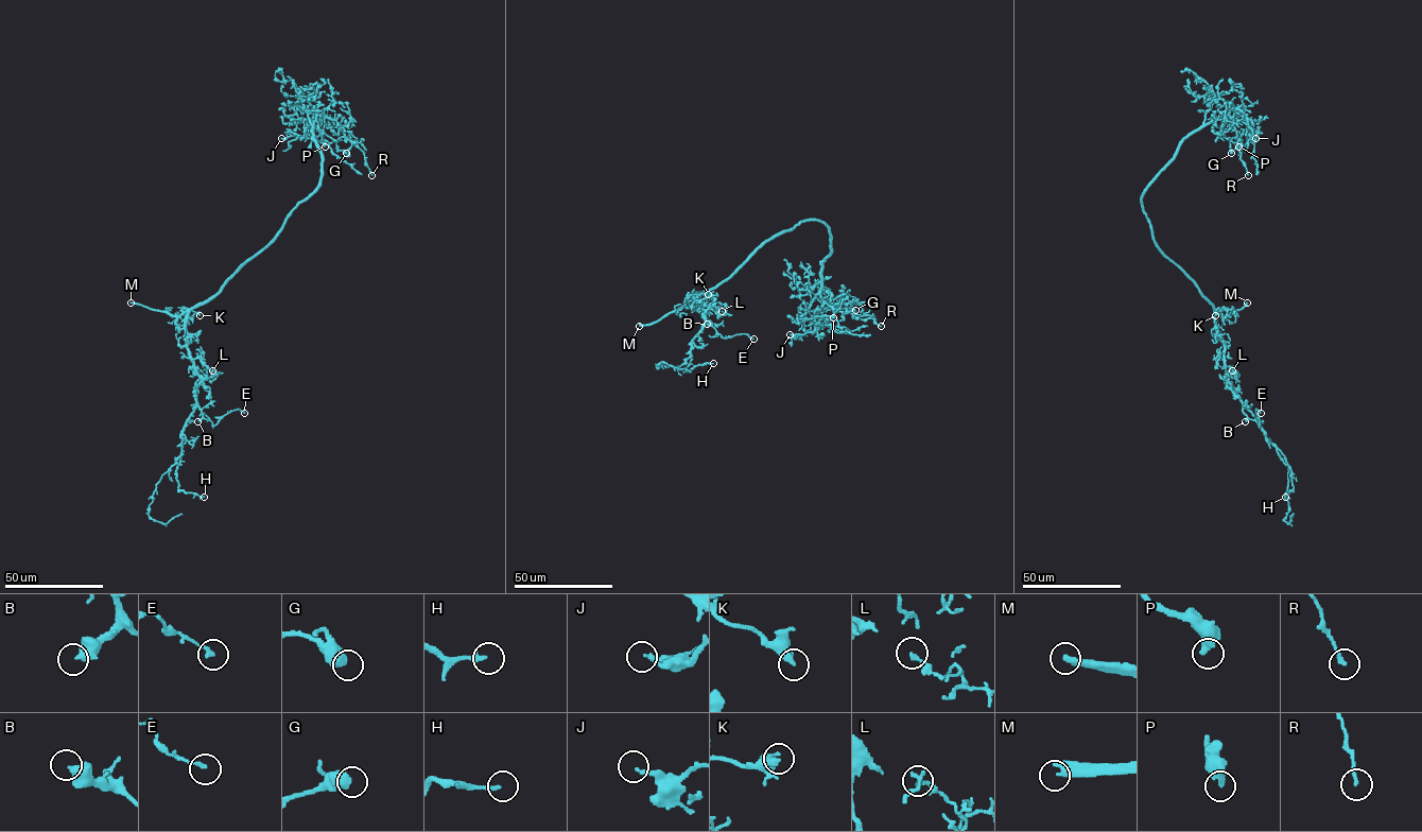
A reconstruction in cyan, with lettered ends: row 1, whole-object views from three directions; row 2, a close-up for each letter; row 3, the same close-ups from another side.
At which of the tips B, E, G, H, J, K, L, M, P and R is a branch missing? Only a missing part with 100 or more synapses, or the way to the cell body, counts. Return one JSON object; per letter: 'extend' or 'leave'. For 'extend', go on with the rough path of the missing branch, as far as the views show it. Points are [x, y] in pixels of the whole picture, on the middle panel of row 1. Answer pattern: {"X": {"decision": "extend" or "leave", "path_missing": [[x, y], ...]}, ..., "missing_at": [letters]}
{"B": {"decision": "leave"}, "E": {"decision": "leave"}, "G": {"decision": "leave"}, "H": {"decision": "leave"}, "J": {"decision": "leave"}, "K": {"decision": "leave"}, "L": {"decision": "leave"}, "M": {"decision": "extend", "path_missing": [[639, 326], [607, 302], [566, 295], [539, 269], [509, 247]]}, "P": {"decision": "leave"}, "R": {"decision": "leave"}, "missing_at": ["M"]}

